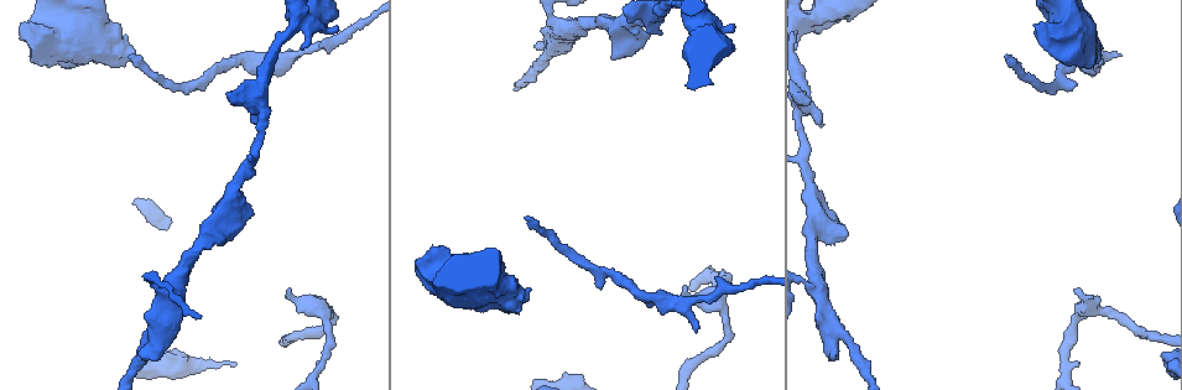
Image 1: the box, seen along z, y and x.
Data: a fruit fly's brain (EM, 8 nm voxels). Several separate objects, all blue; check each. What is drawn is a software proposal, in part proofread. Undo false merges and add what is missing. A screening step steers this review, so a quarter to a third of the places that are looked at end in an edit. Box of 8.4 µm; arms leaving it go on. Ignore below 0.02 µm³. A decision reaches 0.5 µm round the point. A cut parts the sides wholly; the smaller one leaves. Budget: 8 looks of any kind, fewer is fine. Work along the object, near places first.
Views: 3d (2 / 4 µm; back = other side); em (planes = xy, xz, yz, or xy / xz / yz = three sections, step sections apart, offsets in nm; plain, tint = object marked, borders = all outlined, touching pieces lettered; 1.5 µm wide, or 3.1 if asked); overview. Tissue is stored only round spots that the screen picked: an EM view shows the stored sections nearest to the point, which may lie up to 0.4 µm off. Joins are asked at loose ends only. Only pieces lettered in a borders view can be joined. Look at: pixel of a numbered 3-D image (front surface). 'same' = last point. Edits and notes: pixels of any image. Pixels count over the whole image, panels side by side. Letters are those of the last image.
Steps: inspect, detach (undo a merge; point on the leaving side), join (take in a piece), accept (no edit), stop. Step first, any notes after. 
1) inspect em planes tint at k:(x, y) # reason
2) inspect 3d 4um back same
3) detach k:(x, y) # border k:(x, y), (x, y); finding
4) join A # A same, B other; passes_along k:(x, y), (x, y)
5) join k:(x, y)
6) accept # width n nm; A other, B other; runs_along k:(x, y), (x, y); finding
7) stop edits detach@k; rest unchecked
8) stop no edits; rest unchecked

inspect em planes tint at 1:(526, 299) # free end

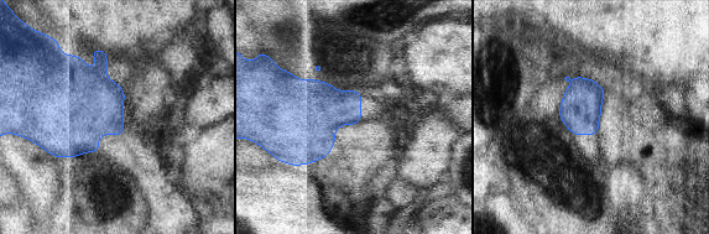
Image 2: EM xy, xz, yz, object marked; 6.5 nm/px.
inspect em planes borders same

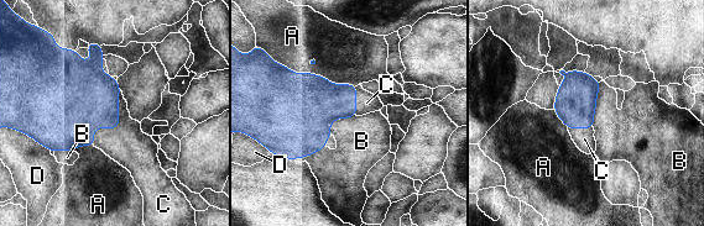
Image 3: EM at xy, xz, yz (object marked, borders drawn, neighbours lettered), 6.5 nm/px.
join C # A other, B other, C same, D other; the neuron continues

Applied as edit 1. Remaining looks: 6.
inspect em xz step 8 plain at 1:(528, 217) # end of a long branch

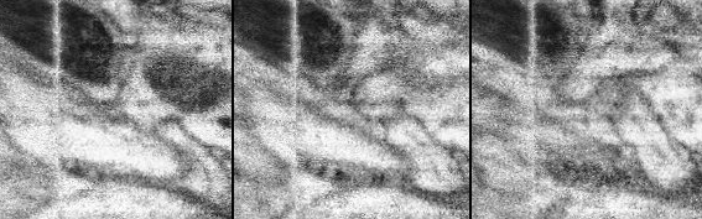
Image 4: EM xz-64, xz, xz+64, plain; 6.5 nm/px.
inspect em xz step 8 borders same # what lies round it

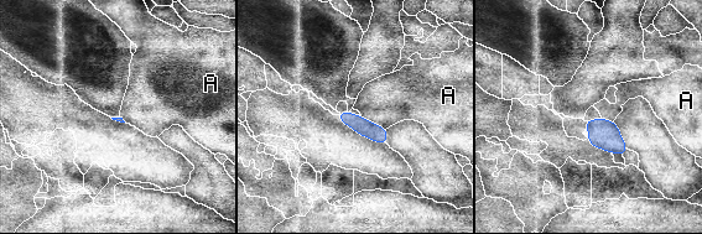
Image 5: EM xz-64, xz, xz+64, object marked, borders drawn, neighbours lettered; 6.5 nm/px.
accept # A other; runs_along 5:(342, 115), (384, 139); no lettered piece goes on from it

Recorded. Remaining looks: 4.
inspect em planes borders at 1:(686, 302) # calibre changes

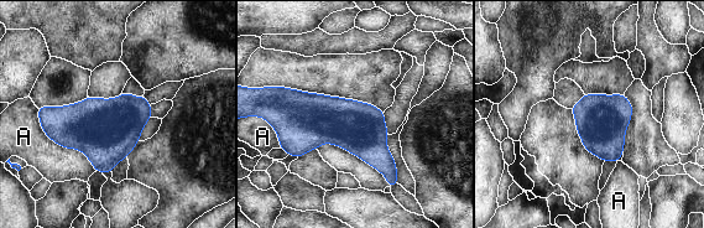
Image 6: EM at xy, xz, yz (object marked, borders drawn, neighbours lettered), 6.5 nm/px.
accept # A other; border 6:(51, 139), (81, 150), (95, 171); one neuron here

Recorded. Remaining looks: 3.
stop edits join@3; rest unchecked

